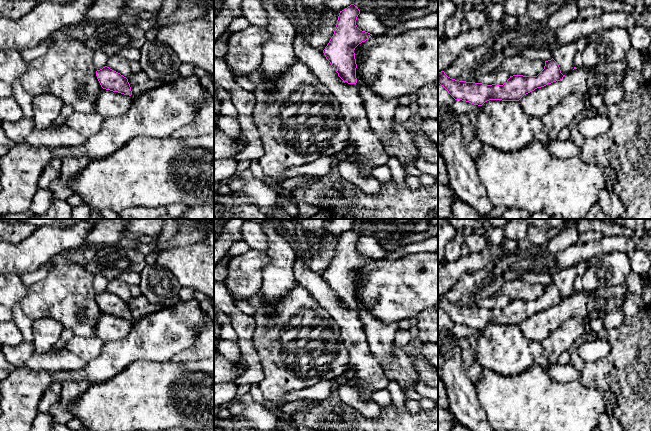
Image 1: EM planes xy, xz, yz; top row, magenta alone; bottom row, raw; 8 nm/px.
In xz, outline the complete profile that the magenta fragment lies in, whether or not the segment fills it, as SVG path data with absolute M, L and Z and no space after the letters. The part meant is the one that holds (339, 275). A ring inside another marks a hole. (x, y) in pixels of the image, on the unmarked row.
M354 228L340 235L334 258L323 274L338 300L348 308L357 307L354 274L372 260L357 251L356 244L359 238L360 234Z

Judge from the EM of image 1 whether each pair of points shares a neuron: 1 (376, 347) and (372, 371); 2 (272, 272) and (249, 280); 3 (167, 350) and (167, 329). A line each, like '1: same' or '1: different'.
1: different
2: different
3: same

